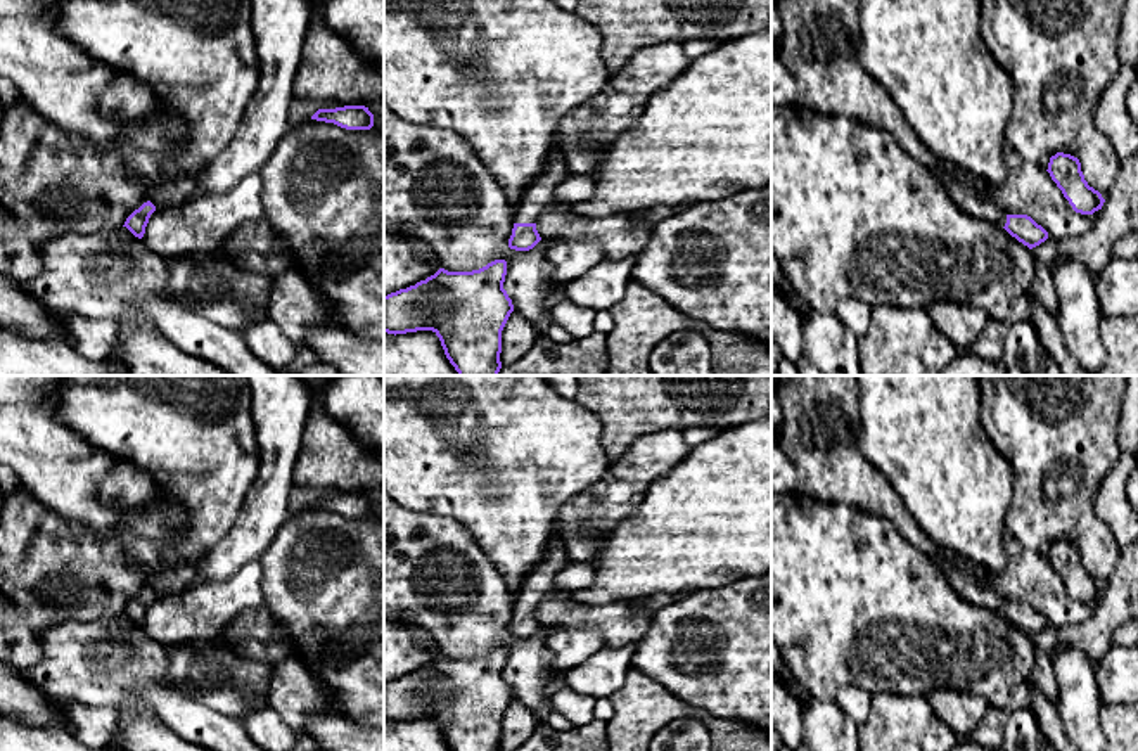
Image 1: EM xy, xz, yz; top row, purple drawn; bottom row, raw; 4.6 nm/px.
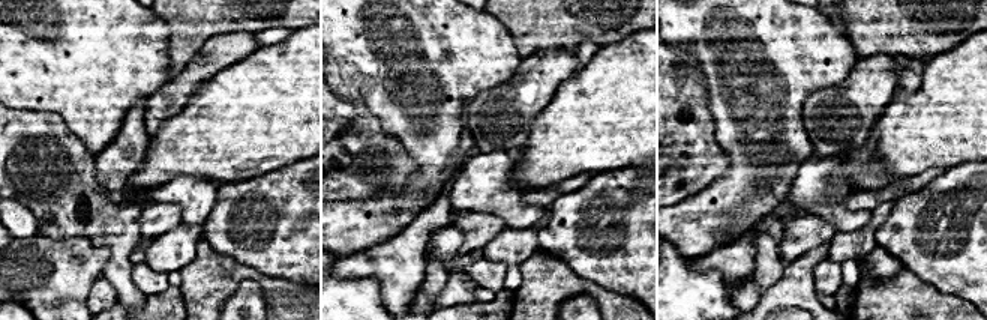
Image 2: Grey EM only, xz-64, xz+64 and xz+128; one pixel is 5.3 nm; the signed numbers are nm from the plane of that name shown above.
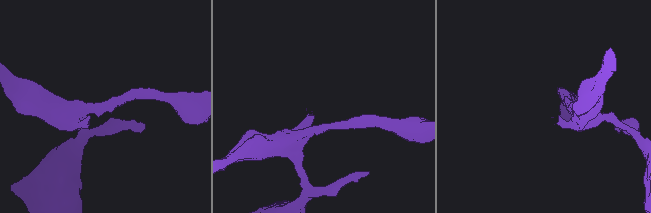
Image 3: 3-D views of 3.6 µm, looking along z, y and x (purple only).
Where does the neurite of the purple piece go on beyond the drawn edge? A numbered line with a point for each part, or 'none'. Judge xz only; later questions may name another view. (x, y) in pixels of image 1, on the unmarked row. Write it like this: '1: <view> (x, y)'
1: xz (537, 587)

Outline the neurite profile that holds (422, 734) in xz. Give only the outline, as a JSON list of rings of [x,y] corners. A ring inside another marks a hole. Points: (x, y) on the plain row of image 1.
[[[432,718],[384,720],[384,751],[450,751]]]

